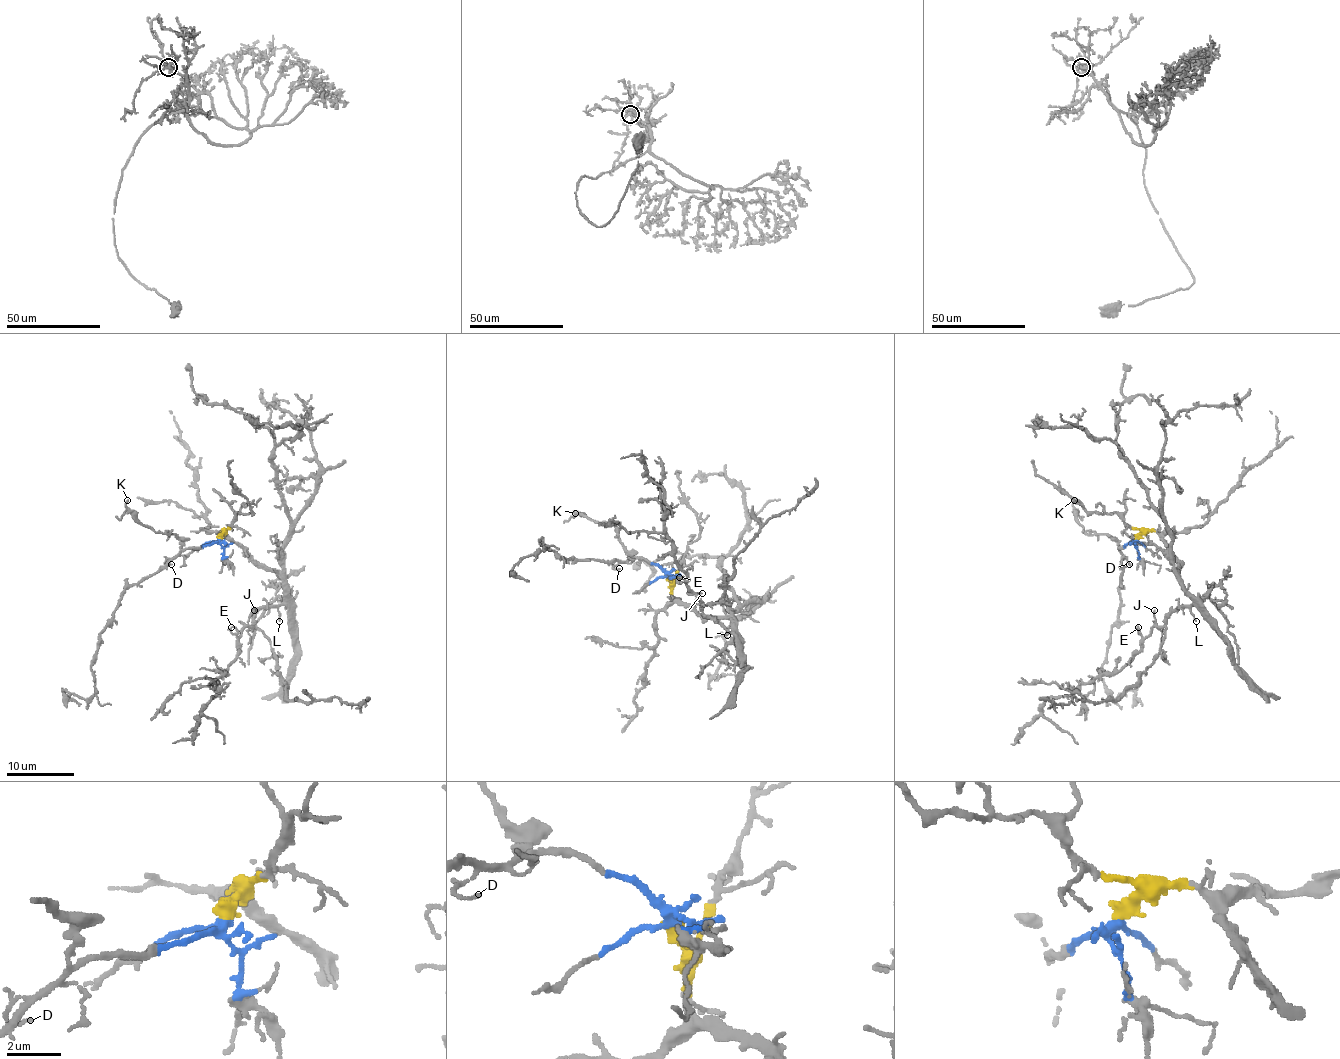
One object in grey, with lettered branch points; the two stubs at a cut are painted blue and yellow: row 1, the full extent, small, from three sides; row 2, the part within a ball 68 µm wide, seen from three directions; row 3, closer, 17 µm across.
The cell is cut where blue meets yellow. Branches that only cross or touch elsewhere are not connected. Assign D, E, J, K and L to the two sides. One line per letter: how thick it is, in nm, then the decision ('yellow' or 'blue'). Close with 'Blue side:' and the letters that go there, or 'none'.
D: 100 nm | blue
E: 170 nm | yellow
J: 140 nm | yellow
K: 130 nm | blue
L: 130 nm | yellow
Blue side: D, K

